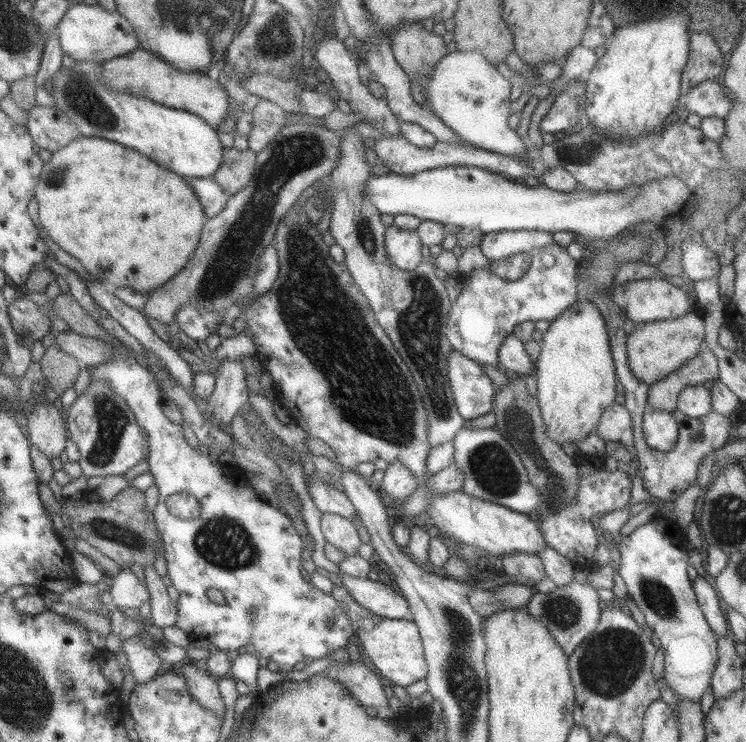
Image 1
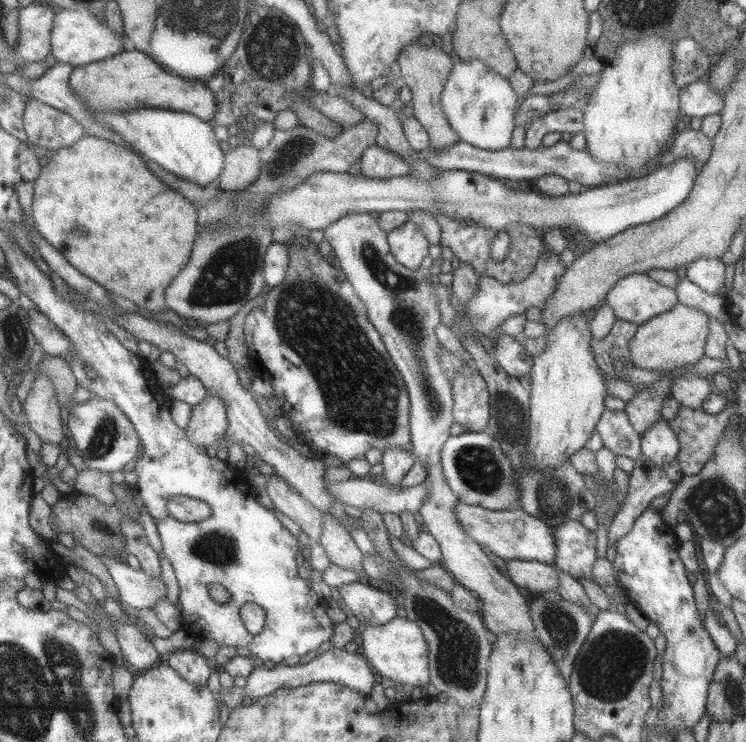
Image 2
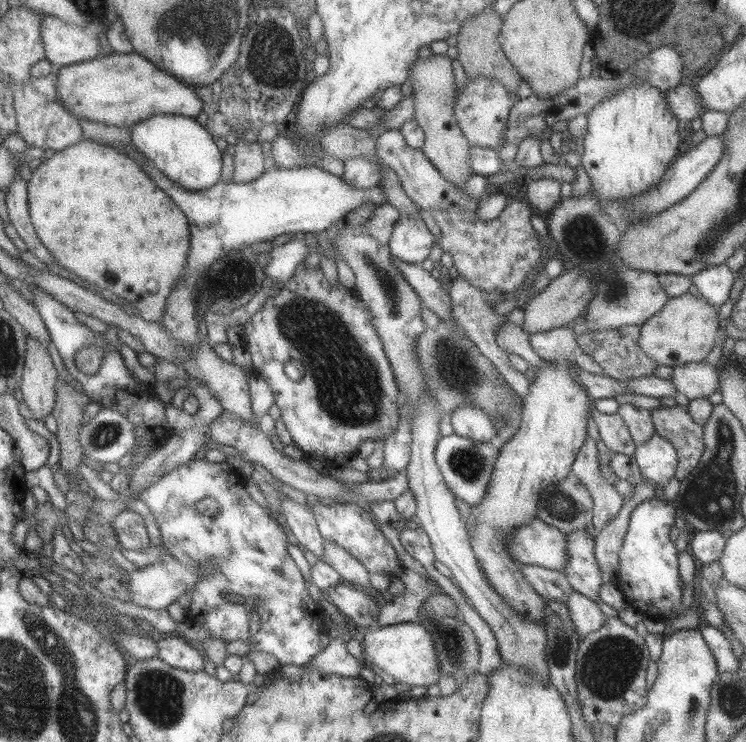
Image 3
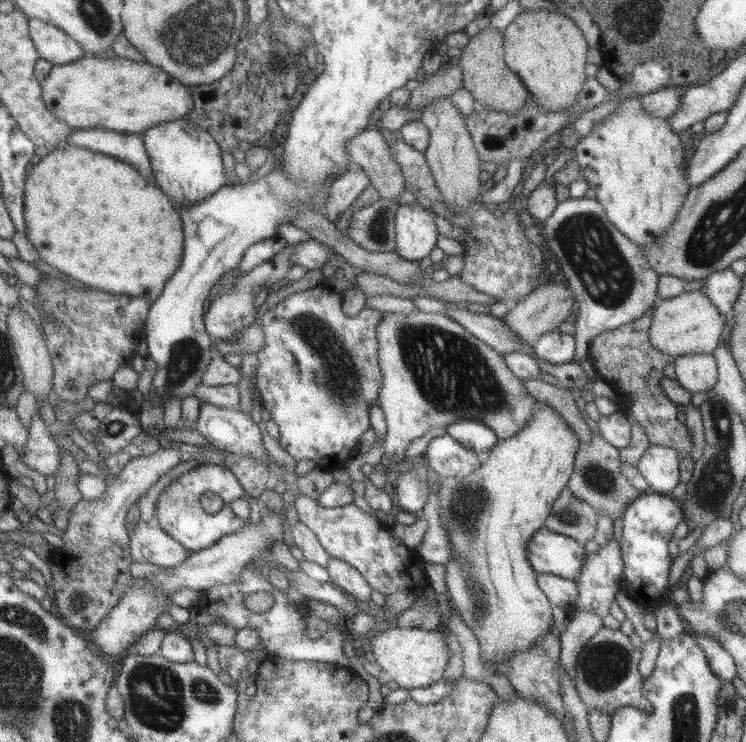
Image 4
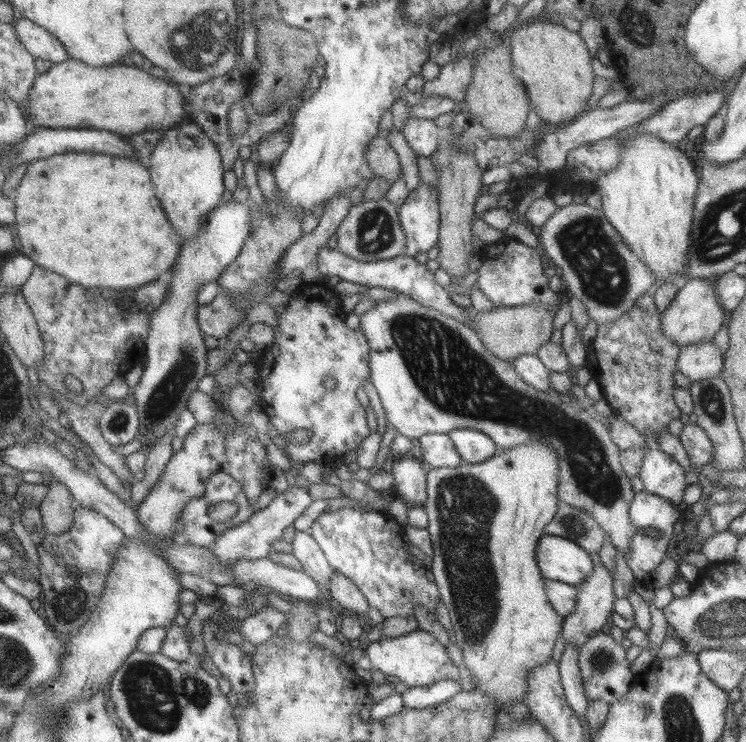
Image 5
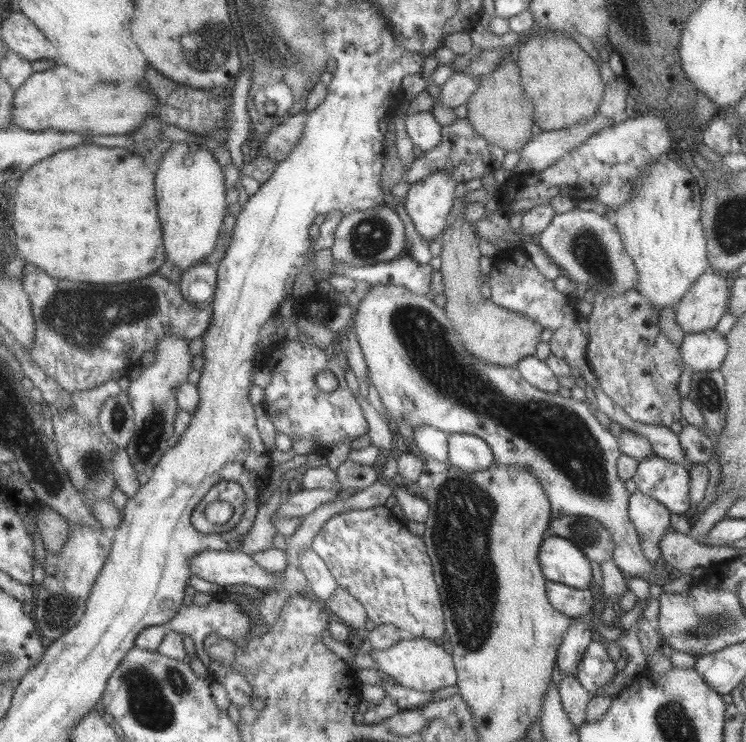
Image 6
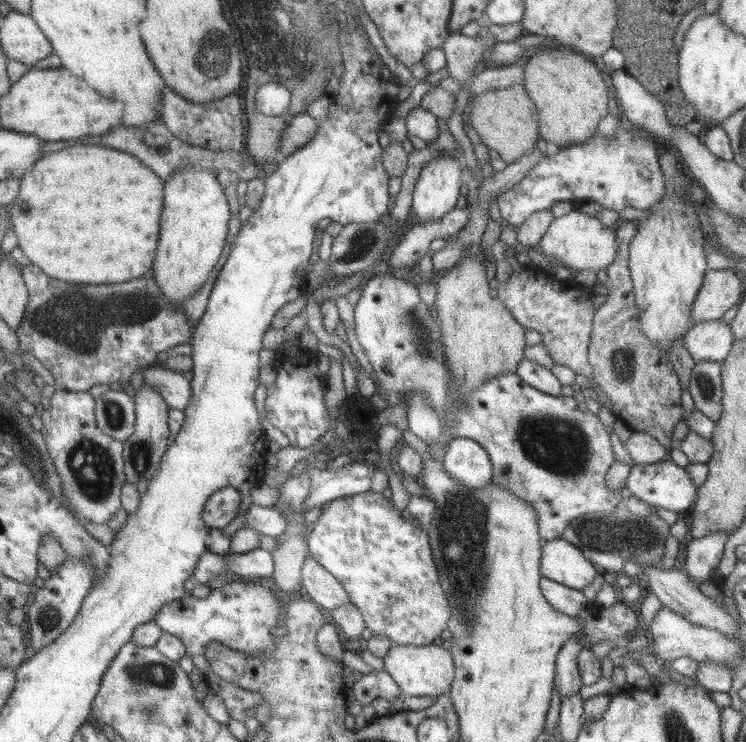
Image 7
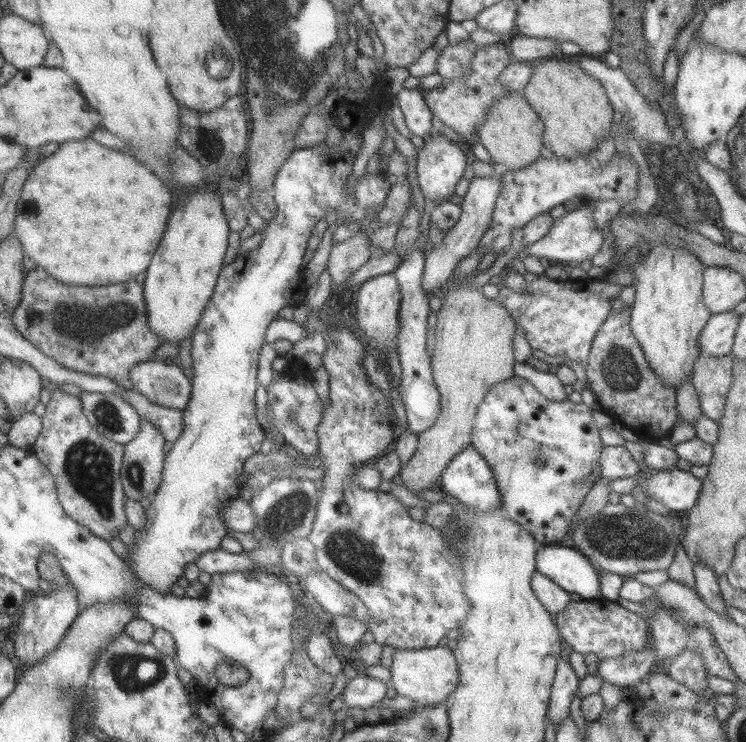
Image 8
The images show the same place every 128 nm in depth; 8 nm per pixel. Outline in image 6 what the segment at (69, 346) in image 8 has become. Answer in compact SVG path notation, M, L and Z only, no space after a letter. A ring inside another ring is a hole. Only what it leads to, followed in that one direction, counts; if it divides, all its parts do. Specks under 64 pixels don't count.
M25 263L23 272L21 272L20 282L22 290L27 294L28 300L30 301L31 313L34 318L33 340L32 345L28 348L30 358L47 378L51 378L51 380L68 393L83 389L92 389L107 381L117 382L122 377L126 377L133 367L139 365L141 354L143 354L145 350L153 351L157 346L158 340L161 340L166 334L174 334L179 338L184 338L185 340L190 341L193 340L193 338L197 338L197 336L200 337L209 326L211 310L209 310L209 308L198 310L197 308L193 308L193 306L189 306L189 304L181 297L179 287L162 275L153 274L145 276L145 278L137 278L137 280L131 282L97 285L89 282L53 279L48 275L45 275L43 270L37 269L37 266Z

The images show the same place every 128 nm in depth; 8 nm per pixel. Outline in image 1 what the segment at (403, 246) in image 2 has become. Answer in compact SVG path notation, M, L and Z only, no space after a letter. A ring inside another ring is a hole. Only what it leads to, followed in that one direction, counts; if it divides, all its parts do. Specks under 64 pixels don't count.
M395 226L386 228L384 234L387 260L405 272L414 272L424 260L421 257L421 242L416 230L403 230Z

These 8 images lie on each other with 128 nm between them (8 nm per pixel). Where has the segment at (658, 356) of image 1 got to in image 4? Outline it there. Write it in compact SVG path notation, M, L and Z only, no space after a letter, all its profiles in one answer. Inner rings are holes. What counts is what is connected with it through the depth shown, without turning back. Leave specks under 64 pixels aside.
M701 290L681 292L674 298L658 300L657 306L653 308L648 337L657 350L673 360L682 354L710 353L721 342L725 318Z

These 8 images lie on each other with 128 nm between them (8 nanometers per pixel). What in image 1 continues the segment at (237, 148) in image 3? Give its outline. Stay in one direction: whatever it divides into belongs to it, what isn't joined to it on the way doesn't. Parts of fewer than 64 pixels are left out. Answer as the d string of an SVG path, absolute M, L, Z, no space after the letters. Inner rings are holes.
M222 149L222 161L211 178L228 194L241 190L254 171L256 153L252 150Z

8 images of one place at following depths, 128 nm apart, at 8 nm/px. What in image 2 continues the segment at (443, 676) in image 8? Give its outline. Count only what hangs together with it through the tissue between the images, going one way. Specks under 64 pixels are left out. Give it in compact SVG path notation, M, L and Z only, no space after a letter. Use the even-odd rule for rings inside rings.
M395 617L386 622L373 626L363 624L361 630L361 645L359 650L370 664L377 677L385 676L393 682L411 686L415 690L429 683L428 646L421 628L412 620Z

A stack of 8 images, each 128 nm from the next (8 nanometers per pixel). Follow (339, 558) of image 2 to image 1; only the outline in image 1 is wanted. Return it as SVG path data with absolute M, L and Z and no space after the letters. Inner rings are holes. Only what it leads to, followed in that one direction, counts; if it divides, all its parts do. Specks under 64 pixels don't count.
M322 514L320 531L324 536L324 542L332 544L337 550L344 552L345 557L355 556L360 541L353 522L333 514Z

